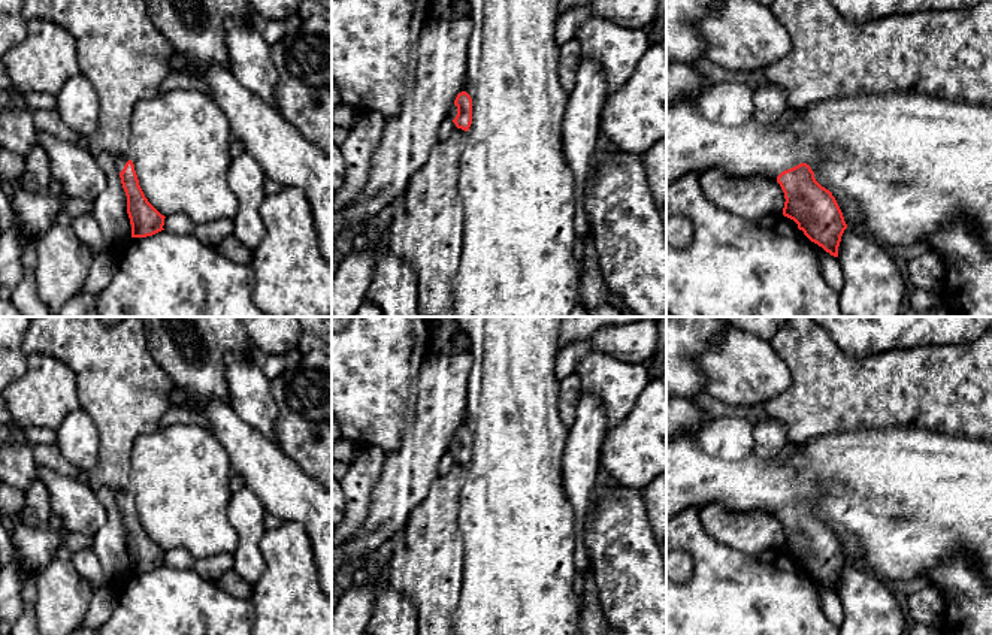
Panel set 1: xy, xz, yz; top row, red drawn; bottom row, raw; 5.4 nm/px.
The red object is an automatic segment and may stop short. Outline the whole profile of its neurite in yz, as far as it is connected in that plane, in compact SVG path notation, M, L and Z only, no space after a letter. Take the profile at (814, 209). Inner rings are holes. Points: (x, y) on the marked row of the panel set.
M807 163L781 172L777 182L786 199L783 215L793 220L811 242L838 257L847 224L832 193L816 181Z

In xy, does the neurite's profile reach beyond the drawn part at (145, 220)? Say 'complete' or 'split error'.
split error

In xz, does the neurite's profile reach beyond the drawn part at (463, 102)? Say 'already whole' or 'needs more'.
needs more

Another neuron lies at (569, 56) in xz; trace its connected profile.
M575 39L560 45L559 81L568 94L575 87L580 58L581 58L581 46Z

